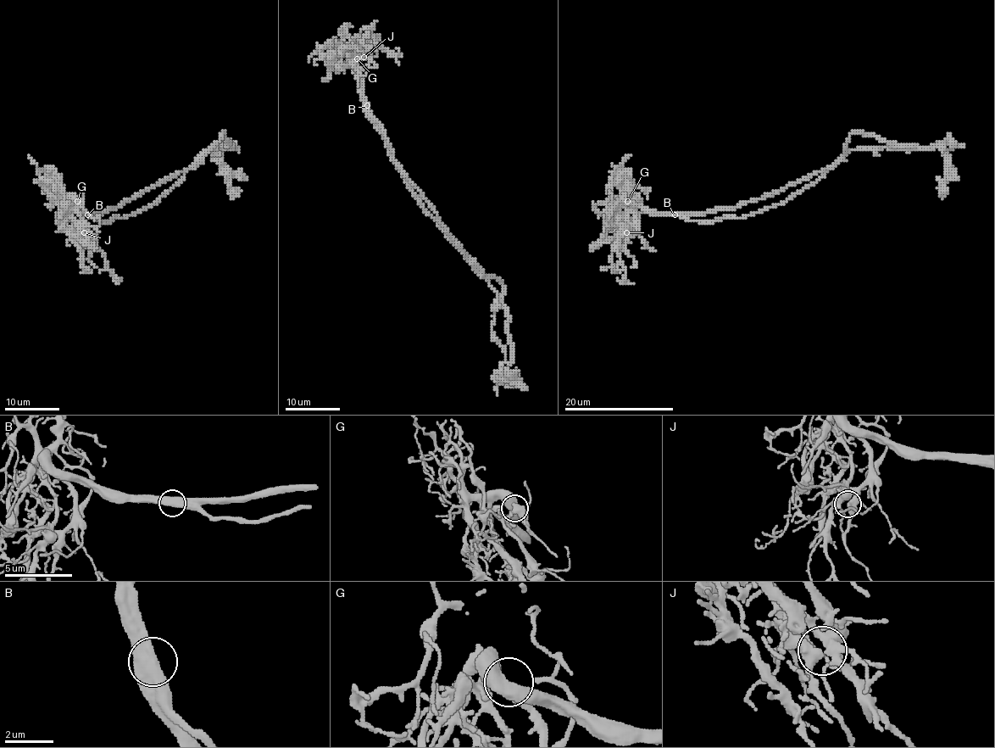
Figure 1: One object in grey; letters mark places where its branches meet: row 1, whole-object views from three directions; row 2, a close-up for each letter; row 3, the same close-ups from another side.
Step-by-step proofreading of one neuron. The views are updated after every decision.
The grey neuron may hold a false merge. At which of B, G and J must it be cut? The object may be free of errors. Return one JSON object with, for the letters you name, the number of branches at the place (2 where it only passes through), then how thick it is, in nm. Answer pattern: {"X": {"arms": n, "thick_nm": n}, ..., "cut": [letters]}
{"cut": []}

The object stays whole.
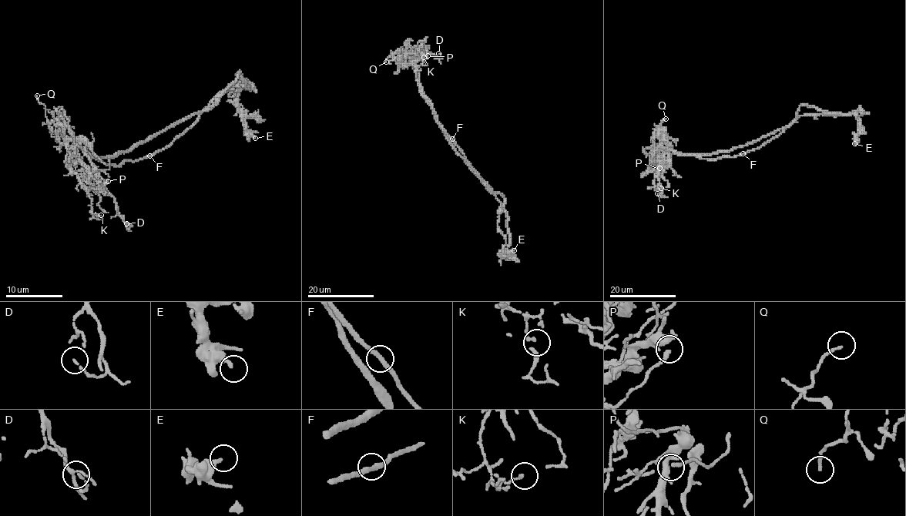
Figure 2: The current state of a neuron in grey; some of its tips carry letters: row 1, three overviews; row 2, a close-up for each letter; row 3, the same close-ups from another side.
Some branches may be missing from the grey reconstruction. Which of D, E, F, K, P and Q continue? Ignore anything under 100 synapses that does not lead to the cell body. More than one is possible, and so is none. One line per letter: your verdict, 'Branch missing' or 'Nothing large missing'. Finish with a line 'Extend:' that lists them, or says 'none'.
D: Nothing large missing
E: Nothing large missing
F: Nothing large missing
K: Nothing large missing
P: Nothing large missing
Q: Nothing large missing
Extend: none

